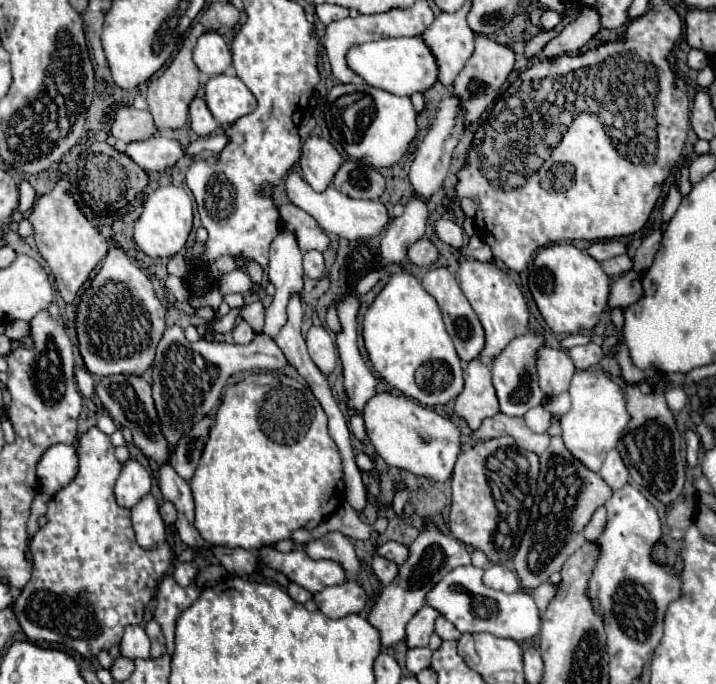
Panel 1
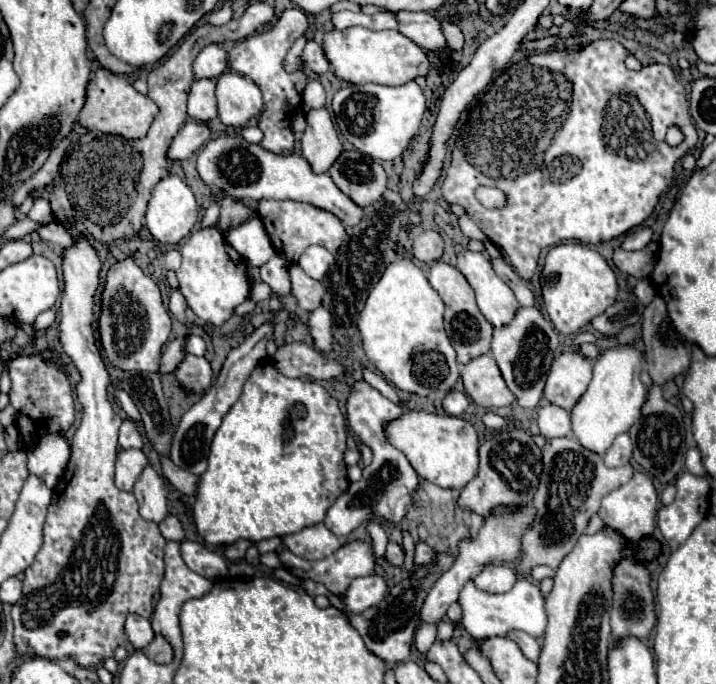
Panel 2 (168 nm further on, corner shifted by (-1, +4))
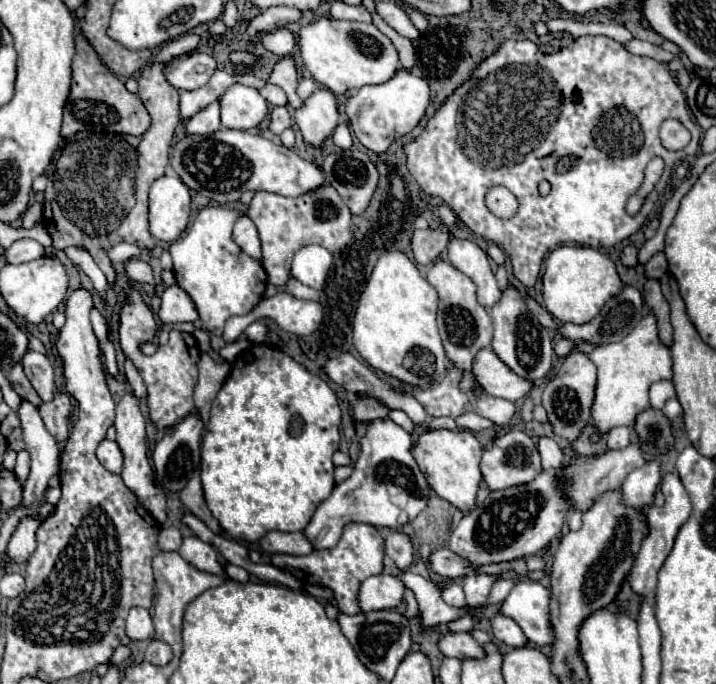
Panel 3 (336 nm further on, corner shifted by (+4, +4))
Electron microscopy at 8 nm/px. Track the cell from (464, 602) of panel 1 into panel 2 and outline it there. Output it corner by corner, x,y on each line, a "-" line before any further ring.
520,578
510,592
504,594
488,594
478,590
474,580
468,580
466,586
460,590
458,596
462,608
462,626
474,638
490,638
490,636
506,636
512,630
522,630
534,638
544,634
546,628
546,612
544,612
544,598
532,582

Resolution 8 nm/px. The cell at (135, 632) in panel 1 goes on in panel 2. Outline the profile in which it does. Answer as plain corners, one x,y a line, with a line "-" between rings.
130,614
130,616
126,618
126,636
128,636
130,644
132,644
136,650
146,648
146,646
152,642
152,638
154,638
150,620
140,618
140,616
136,616
136,614

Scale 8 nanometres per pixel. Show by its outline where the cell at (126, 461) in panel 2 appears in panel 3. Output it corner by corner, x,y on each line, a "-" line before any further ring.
105,438
105,440
97,446
97,458
99,458
99,462
101,462
107,470
111,470
113,474
119,474
119,470
121,470
121,466
123,466
123,454
121,454
117,442

